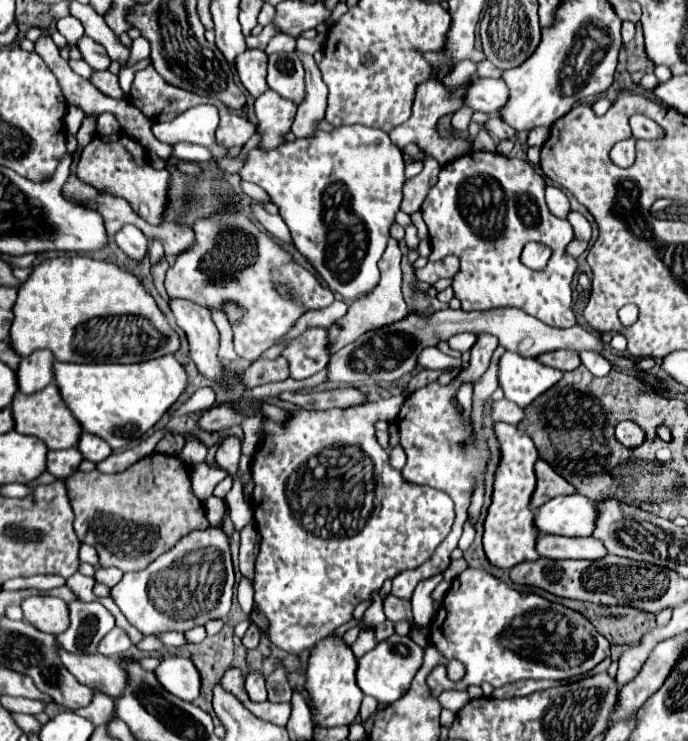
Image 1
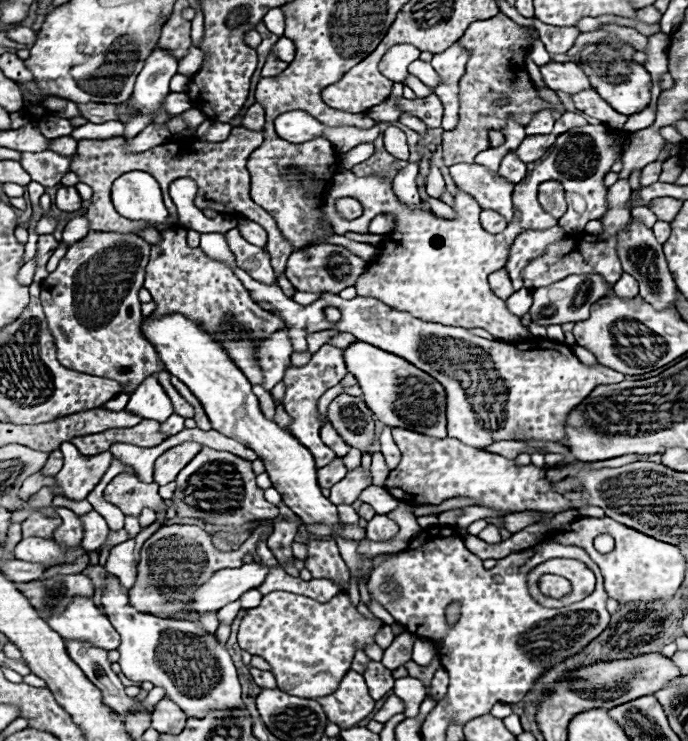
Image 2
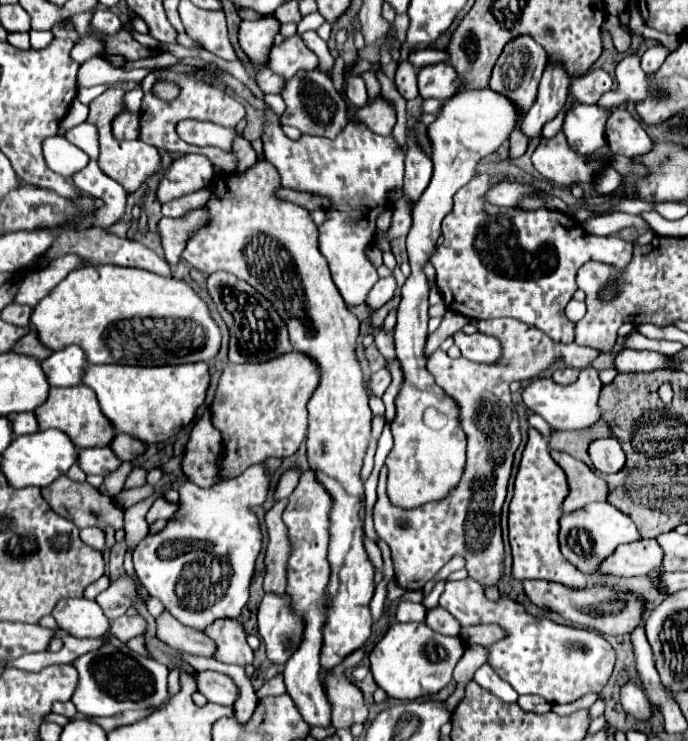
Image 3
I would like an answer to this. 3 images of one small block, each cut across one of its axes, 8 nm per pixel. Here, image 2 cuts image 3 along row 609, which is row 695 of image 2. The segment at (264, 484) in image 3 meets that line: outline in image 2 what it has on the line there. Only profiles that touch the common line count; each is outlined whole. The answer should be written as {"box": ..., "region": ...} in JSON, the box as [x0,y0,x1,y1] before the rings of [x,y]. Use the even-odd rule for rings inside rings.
{"box":[102,578,246,718],"region":[[[106,578],[102,604],[112,626],[120,634],[118,664],[126,678],[134,682],[152,682],[164,688],[166,698],[174,700],[188,718],[202,718],[218,708],[246,708],[230,654],[214,634],[188,620],[168,620],[138,612],[128,604],[128,594],[120,590],[120,582],[114,578]]]}

